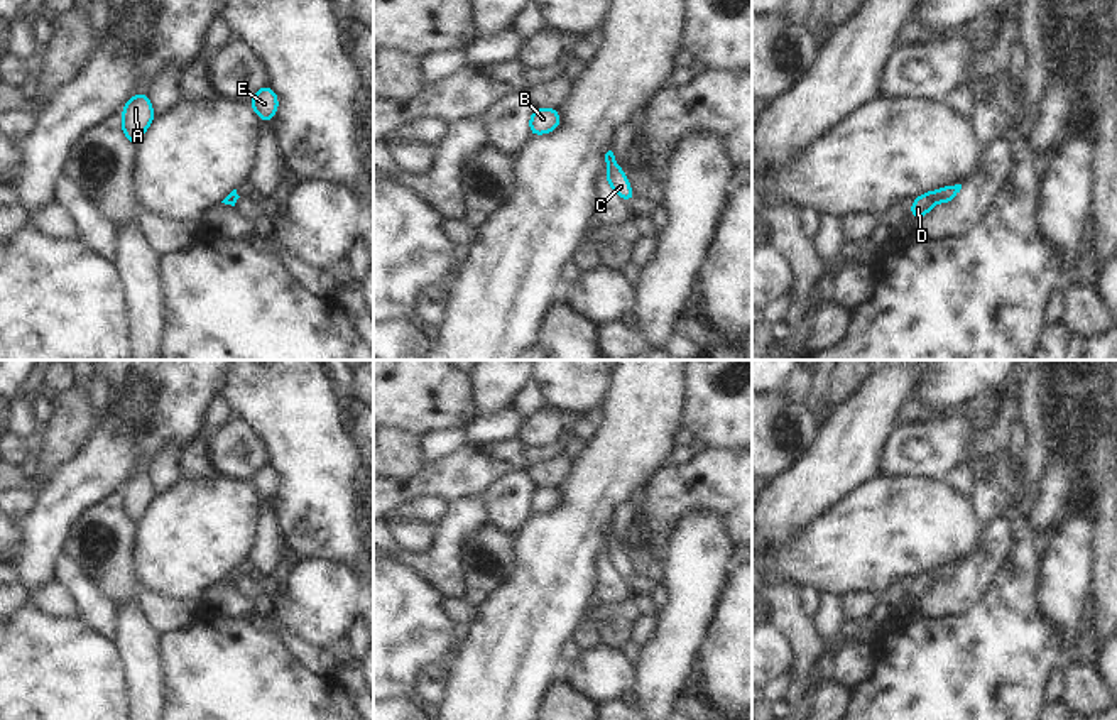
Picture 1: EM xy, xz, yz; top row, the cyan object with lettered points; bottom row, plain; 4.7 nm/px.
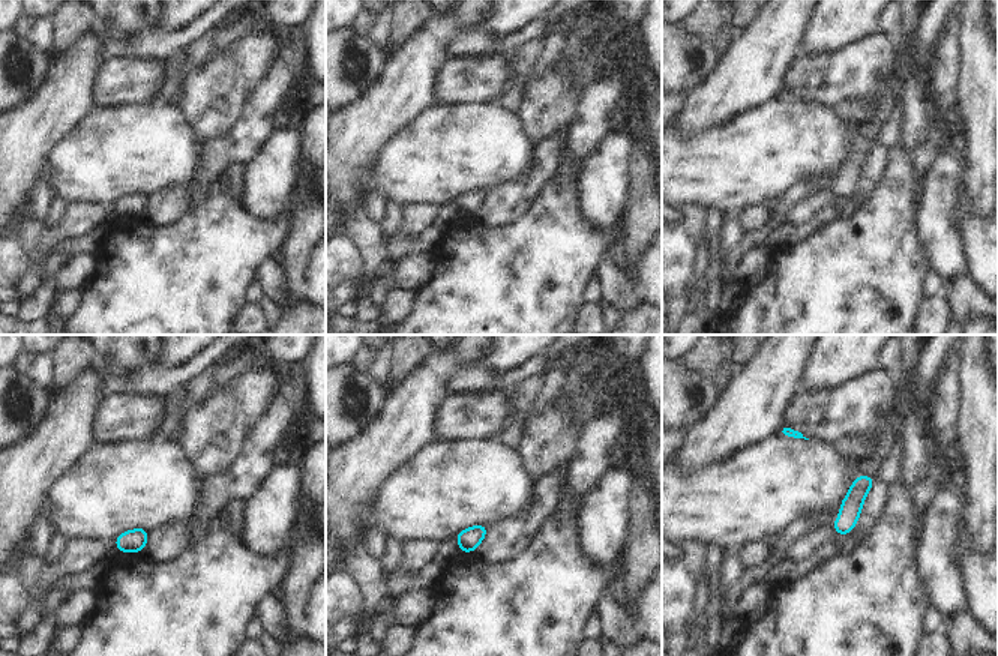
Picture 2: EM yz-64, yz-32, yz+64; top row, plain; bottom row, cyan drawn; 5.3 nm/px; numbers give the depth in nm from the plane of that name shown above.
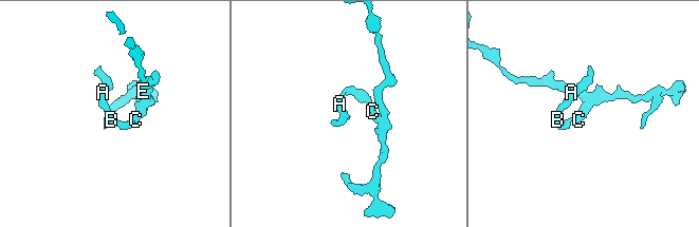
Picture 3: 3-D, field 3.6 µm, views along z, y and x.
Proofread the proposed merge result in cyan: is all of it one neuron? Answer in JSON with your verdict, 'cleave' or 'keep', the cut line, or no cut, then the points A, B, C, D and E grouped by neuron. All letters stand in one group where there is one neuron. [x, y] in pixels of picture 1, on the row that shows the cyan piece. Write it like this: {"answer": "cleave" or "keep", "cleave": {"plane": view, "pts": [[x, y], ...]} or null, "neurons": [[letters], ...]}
{"answer": "keep", "cleave": null, "neurons": [["A", "B", "C", "D", "E"]]}

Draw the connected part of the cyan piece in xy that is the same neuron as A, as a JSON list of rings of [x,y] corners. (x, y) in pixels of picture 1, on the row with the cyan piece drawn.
[[[147,93],[133,95],[122,110],[122,130],[127,140],[137,145],[154,118]]]

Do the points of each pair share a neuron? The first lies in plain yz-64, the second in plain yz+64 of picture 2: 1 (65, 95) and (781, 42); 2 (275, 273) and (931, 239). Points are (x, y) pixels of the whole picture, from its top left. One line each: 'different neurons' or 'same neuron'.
1: same neuron
2: different neurons

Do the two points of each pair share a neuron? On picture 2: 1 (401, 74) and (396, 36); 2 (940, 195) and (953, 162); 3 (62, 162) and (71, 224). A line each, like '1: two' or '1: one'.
1: two
2: one
3: two

